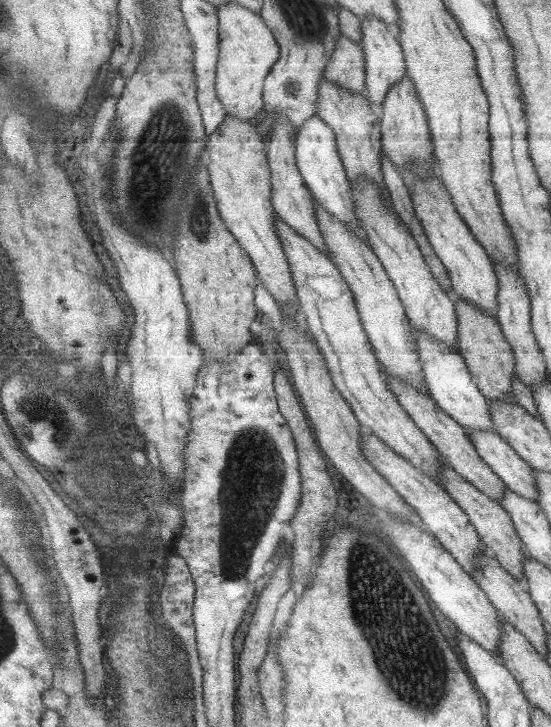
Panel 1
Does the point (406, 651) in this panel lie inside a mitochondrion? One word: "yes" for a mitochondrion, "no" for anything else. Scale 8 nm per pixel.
yes

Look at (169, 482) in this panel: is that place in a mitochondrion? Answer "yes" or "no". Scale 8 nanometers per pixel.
no

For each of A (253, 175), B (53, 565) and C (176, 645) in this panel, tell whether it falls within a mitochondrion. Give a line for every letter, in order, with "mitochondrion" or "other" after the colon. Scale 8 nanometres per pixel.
A: other
B: other
C: other

